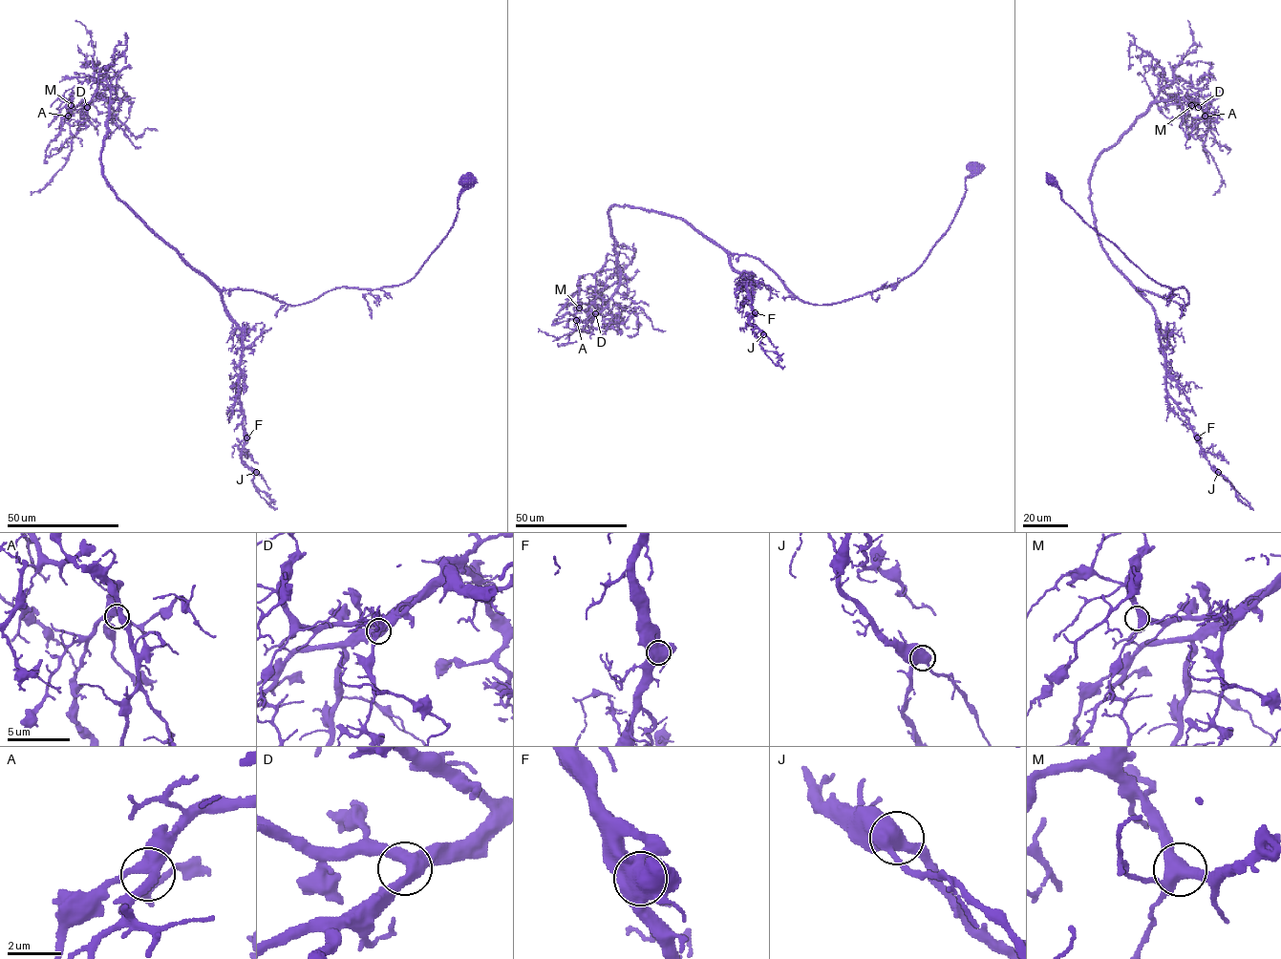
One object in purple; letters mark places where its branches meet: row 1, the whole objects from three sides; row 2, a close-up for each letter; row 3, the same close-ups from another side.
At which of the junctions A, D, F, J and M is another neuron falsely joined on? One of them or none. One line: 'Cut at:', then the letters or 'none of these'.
Cut at: none of these

